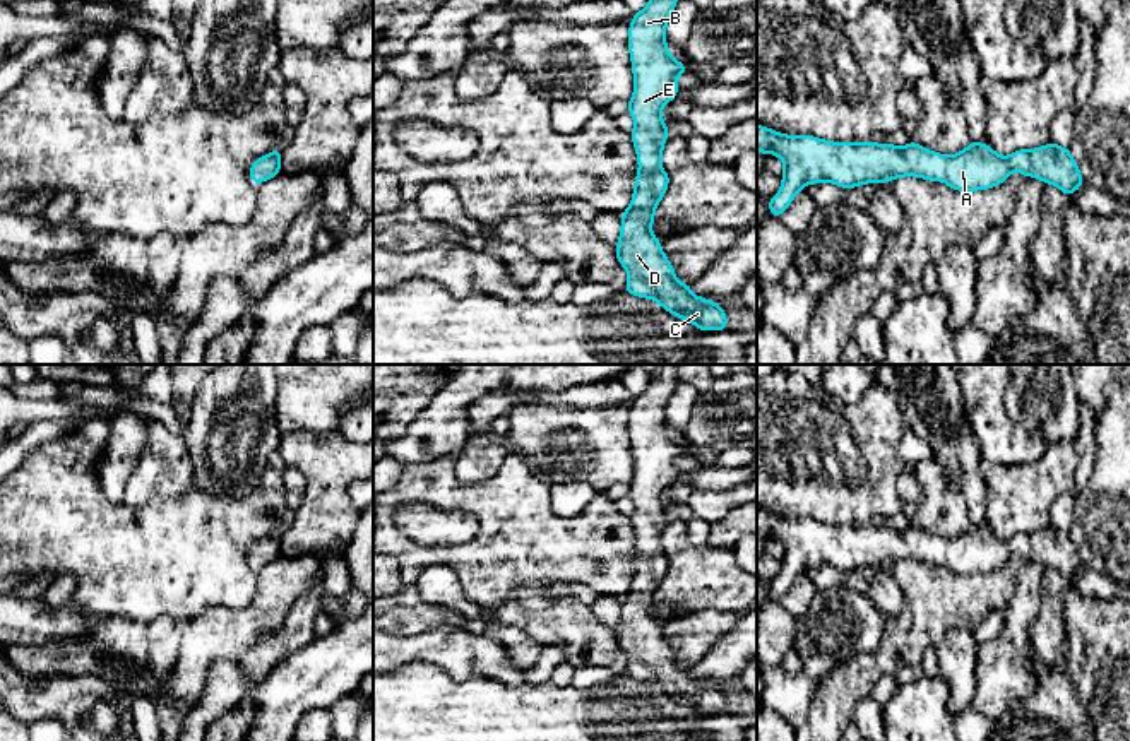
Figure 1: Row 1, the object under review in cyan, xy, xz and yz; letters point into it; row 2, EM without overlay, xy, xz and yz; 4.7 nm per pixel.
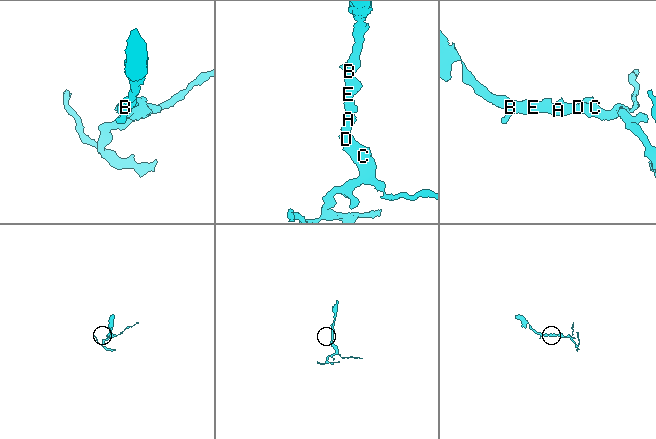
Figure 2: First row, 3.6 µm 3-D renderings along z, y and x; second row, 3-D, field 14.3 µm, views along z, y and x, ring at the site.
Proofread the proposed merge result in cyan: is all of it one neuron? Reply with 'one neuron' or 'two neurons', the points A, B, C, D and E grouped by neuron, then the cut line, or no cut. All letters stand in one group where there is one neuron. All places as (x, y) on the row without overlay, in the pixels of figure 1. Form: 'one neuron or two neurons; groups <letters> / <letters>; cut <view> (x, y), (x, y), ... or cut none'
one neuron; groups A B C D E; cut none

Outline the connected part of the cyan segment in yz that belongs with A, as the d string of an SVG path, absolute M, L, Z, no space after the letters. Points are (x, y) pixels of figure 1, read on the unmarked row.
M757 508L757 536L776 537L784 546L781 575L769 582L772 601L779 601L808 566L824 565L856 572L861 566L918 560L945 565L954 573L974 575L1003 566L1017 553L1058 570L1067 580L1085 566L1068 531L1053 525L1002 541L988 527L972 524L964 534L945 541L914 524L906 531L887 525L829 525L812 519L782 519Z

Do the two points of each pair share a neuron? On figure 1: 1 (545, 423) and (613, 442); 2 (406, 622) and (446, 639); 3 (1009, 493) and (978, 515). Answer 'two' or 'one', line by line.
1: one
2: two
3: two

